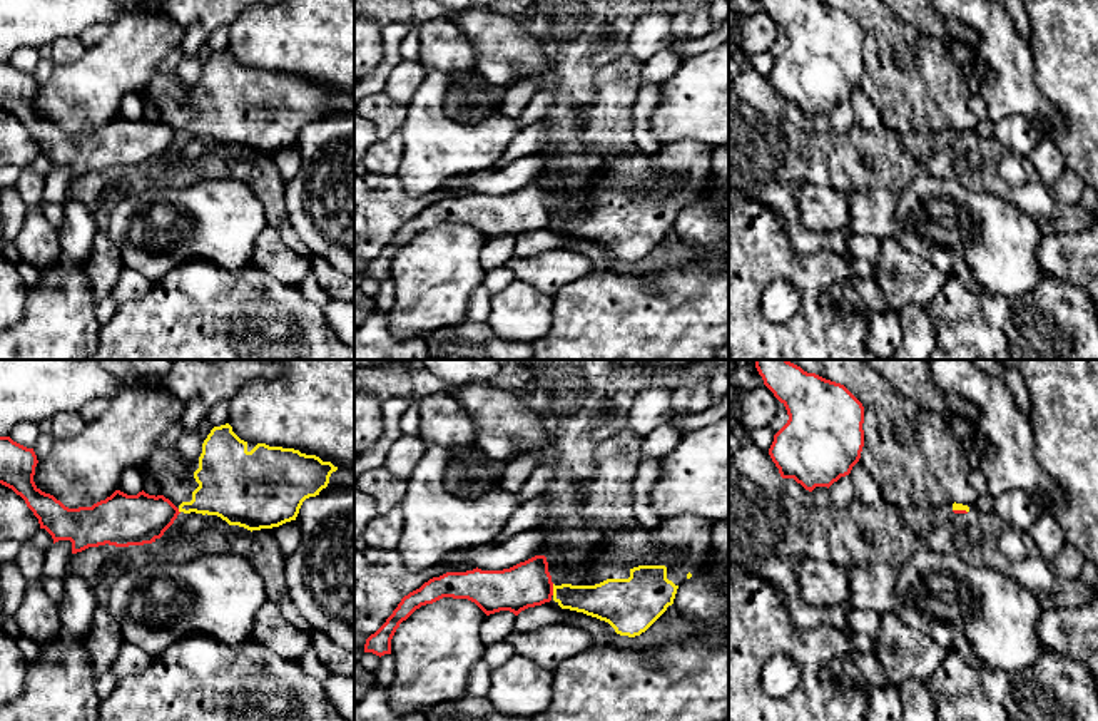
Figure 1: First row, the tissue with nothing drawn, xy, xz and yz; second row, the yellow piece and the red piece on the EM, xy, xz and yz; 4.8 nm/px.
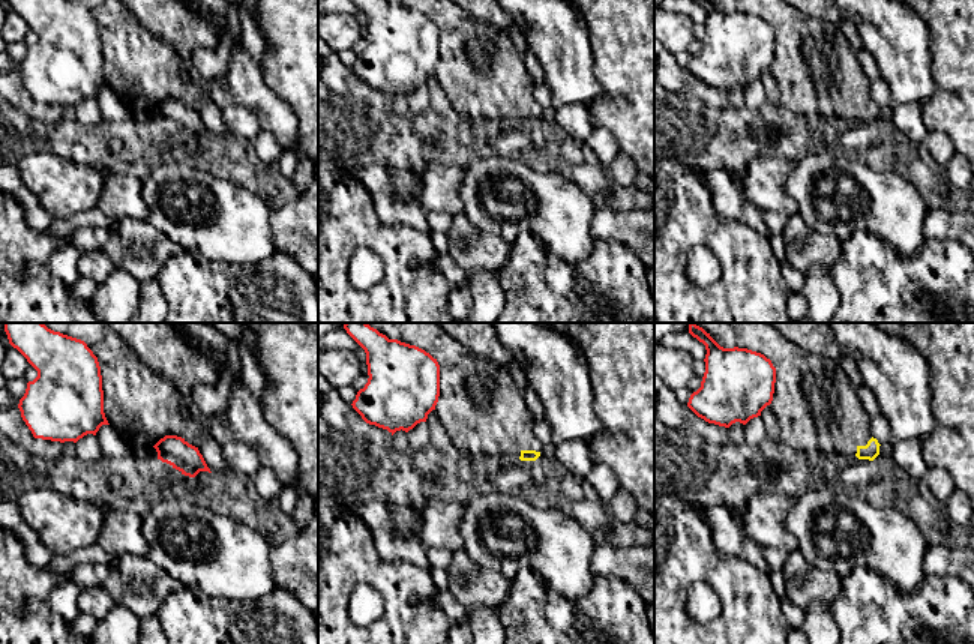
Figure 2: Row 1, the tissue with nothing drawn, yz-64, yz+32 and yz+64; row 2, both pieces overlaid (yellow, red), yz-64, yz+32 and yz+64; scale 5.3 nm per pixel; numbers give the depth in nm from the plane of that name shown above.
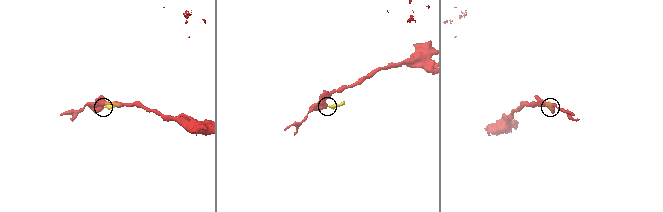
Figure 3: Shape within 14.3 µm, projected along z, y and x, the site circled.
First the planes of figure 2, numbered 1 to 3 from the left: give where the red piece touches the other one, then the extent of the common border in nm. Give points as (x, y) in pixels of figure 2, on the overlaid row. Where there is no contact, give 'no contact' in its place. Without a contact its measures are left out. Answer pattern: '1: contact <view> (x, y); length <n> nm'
1: no contact
2: no contact
3: no contact

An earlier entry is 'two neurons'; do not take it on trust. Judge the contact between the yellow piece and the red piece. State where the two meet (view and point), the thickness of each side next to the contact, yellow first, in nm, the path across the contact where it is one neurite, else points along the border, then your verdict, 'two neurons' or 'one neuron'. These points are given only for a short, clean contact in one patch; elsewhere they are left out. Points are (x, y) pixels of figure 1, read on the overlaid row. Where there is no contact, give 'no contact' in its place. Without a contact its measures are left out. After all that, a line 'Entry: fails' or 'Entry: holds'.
meets yellow in xz at (554, 589); 180 nm thick on the yellow side, 220 nm on the other; border along xz (552, 584), (554, 594); two neurons
Entry: holds

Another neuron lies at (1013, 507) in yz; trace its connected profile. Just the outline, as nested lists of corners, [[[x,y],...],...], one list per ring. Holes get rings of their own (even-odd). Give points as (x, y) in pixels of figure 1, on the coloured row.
[[[1008,490],[994,497],[994,519],[1023,534],[1029,532],[1040,515],[1036,500],[1021,490]]]

